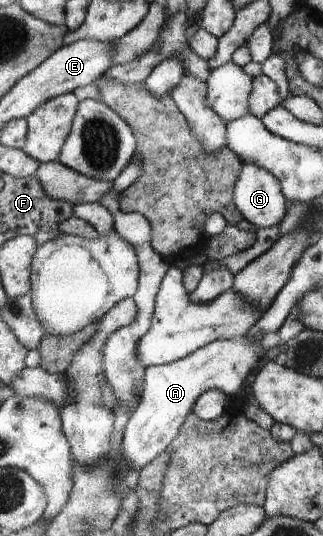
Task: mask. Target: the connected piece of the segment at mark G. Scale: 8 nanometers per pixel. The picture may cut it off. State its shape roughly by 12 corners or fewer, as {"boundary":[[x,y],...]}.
{"boundary":[[245,164],[235,203],[257,230],[284,220],[281,181]]}

